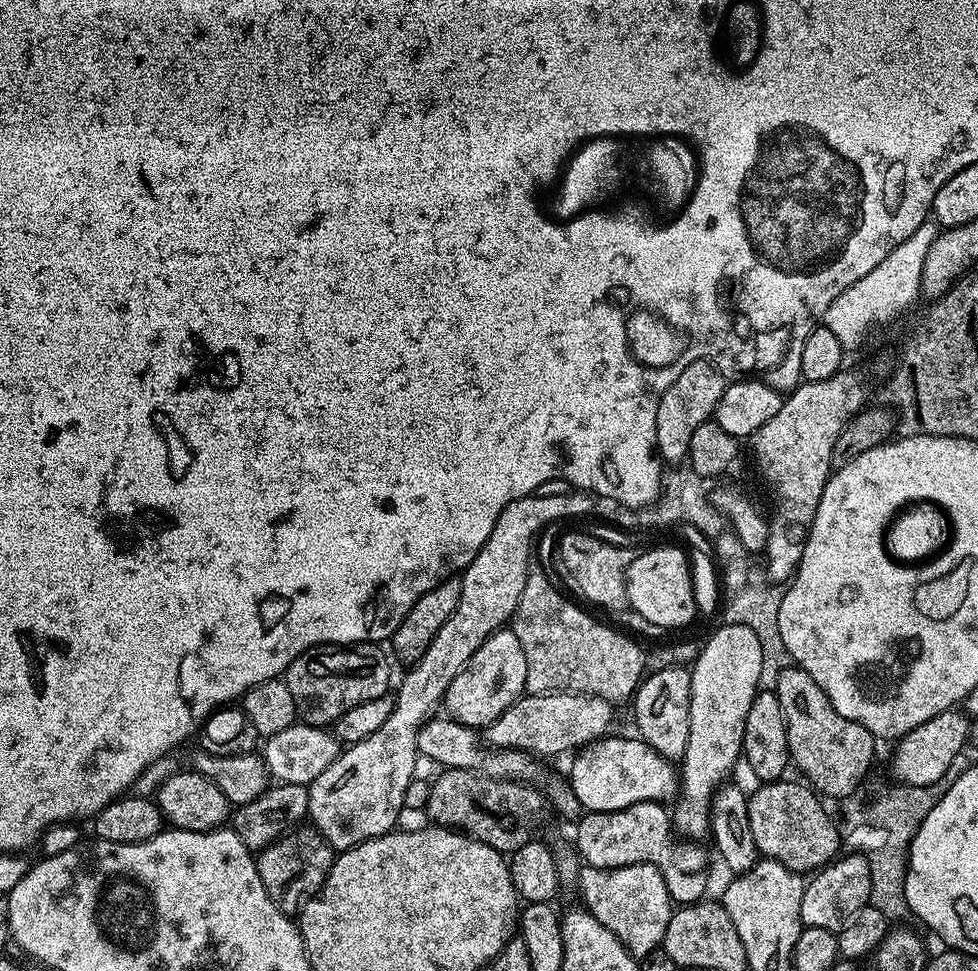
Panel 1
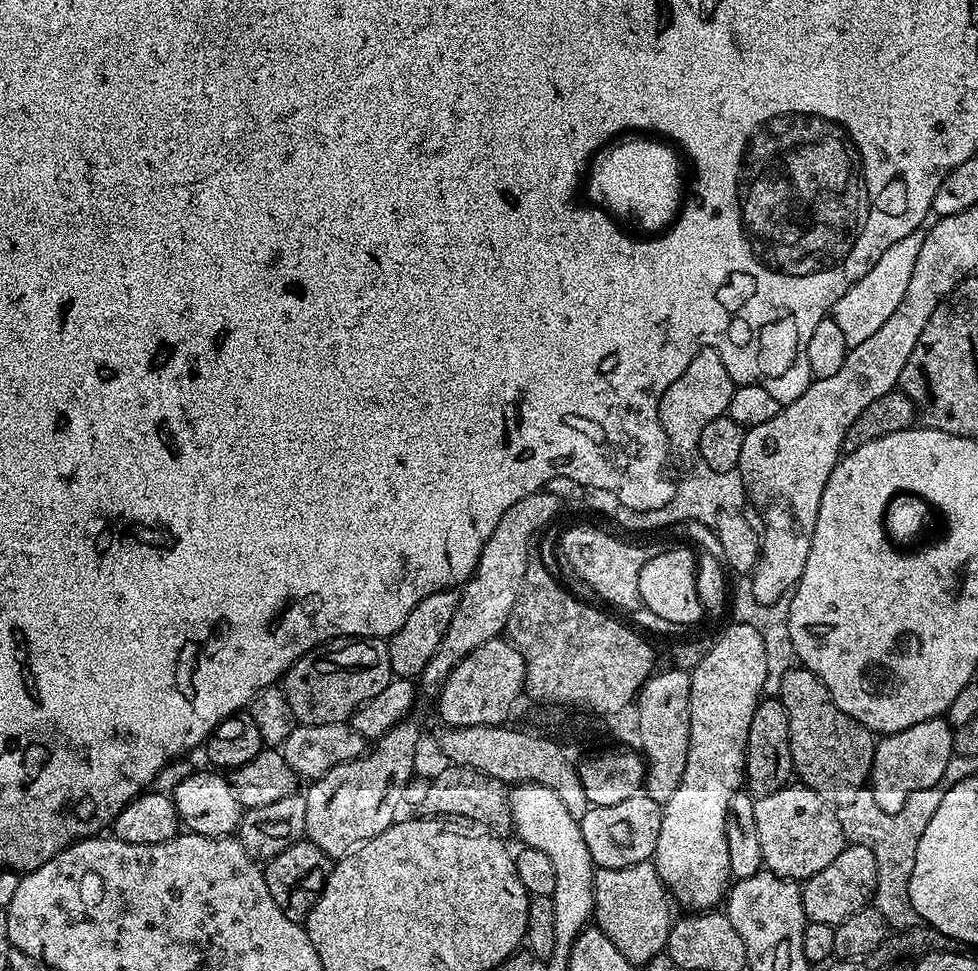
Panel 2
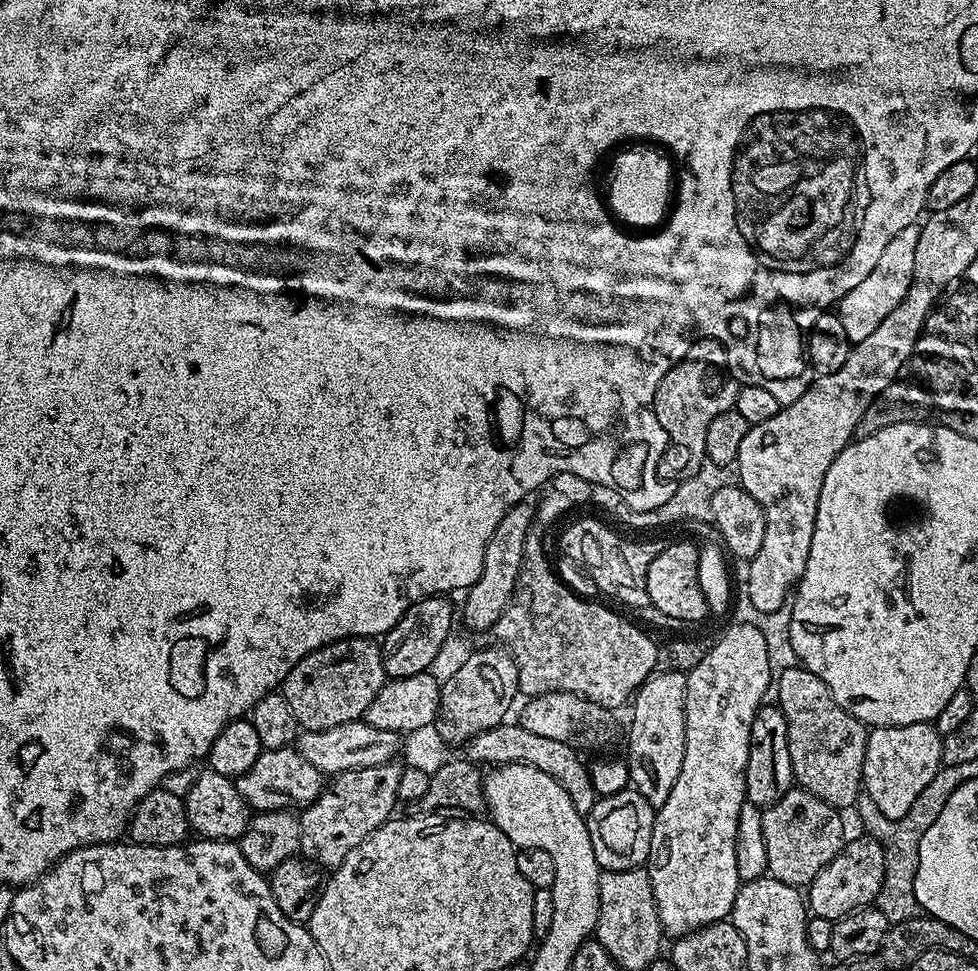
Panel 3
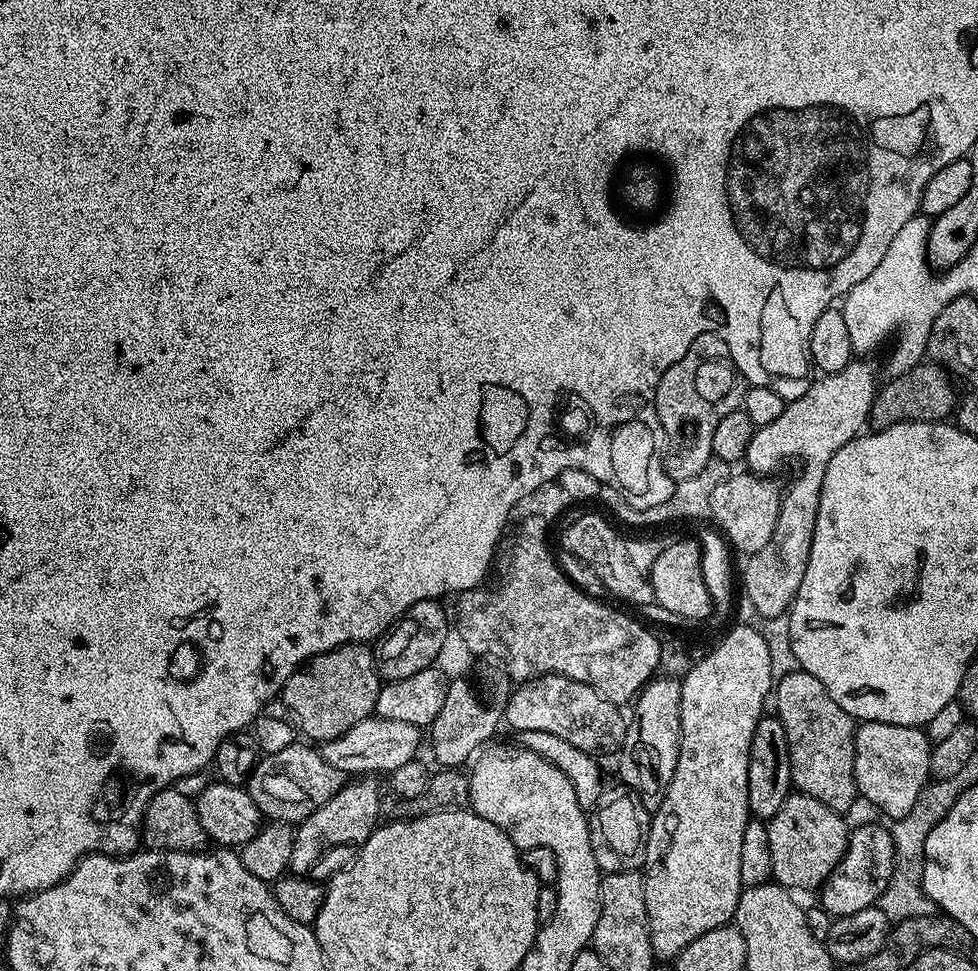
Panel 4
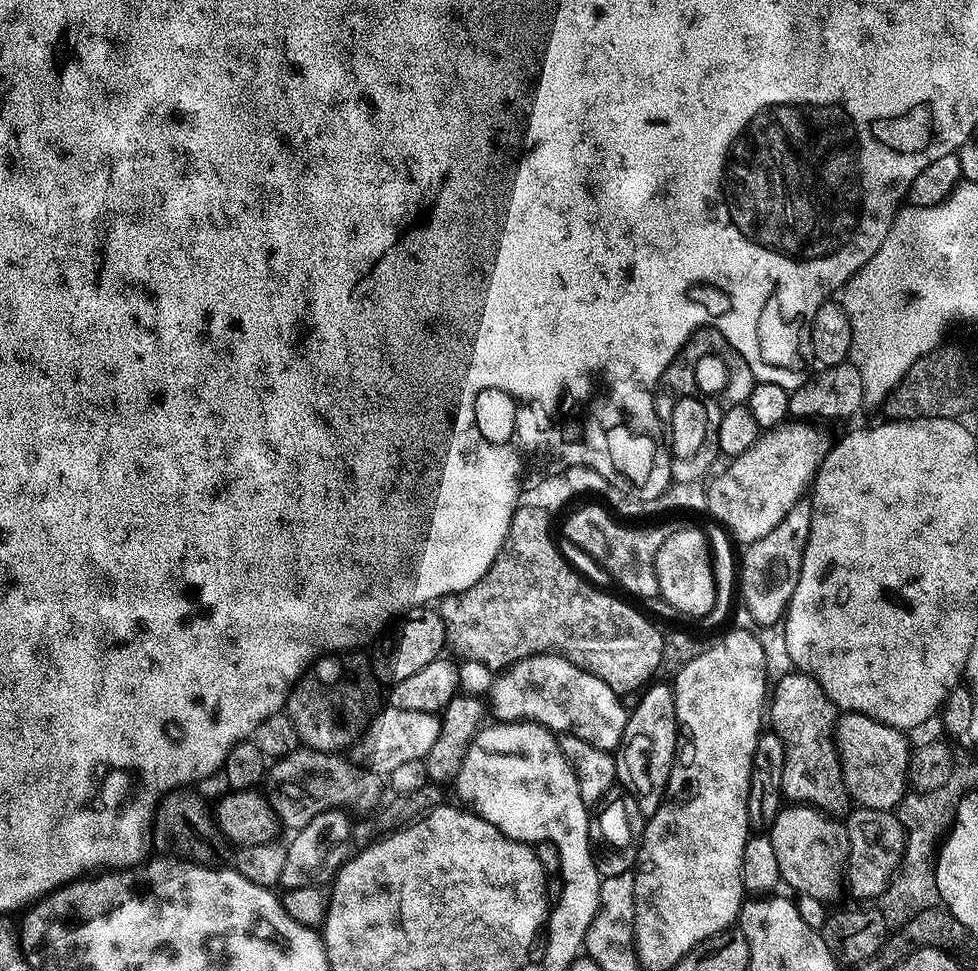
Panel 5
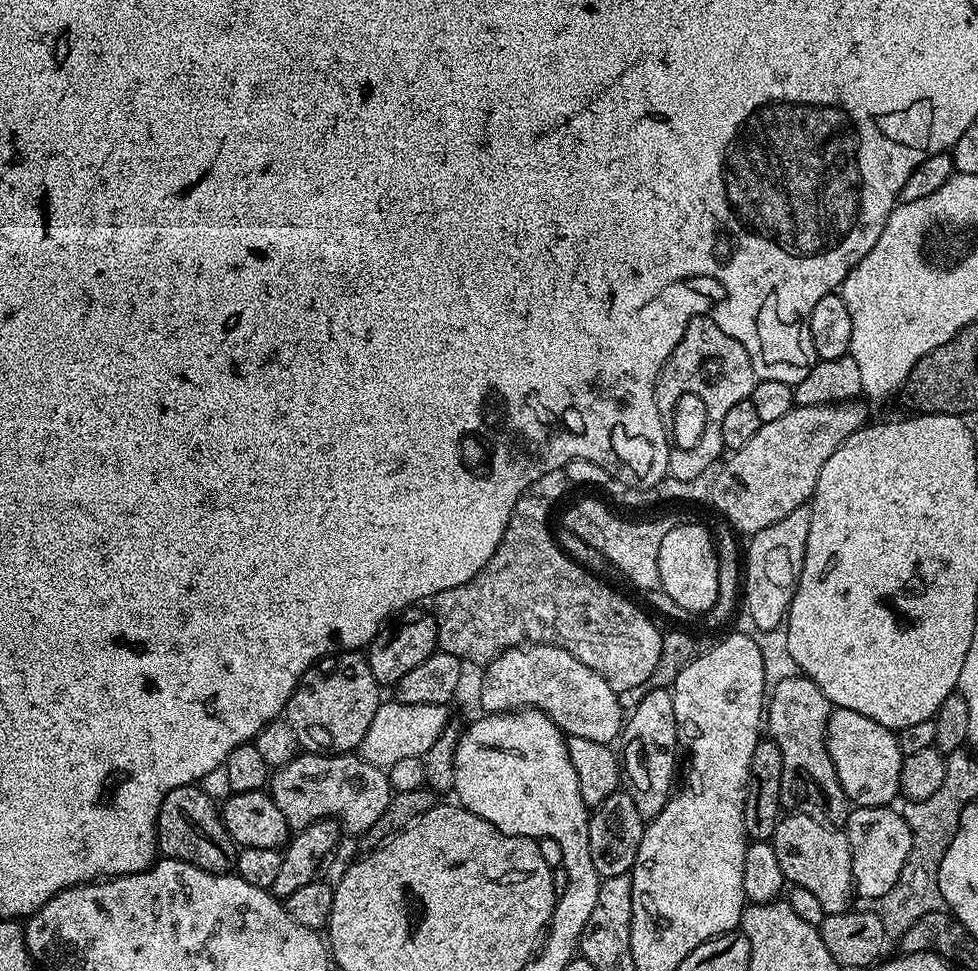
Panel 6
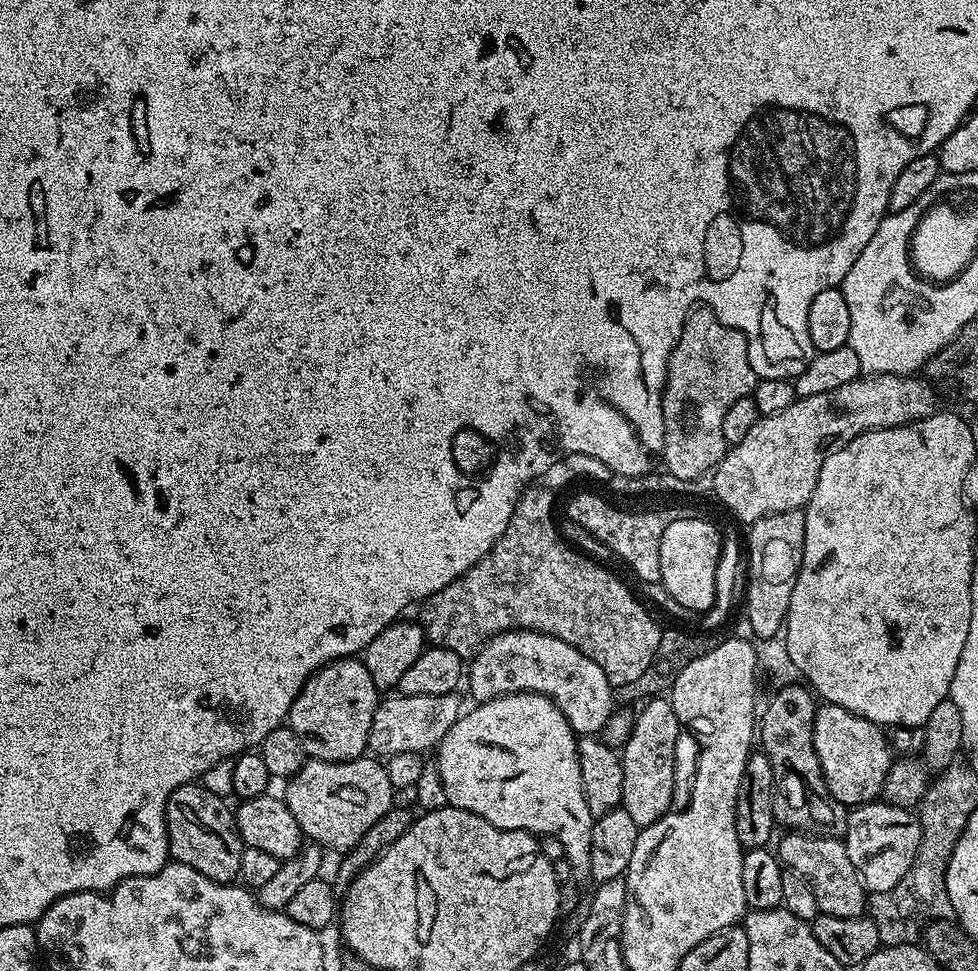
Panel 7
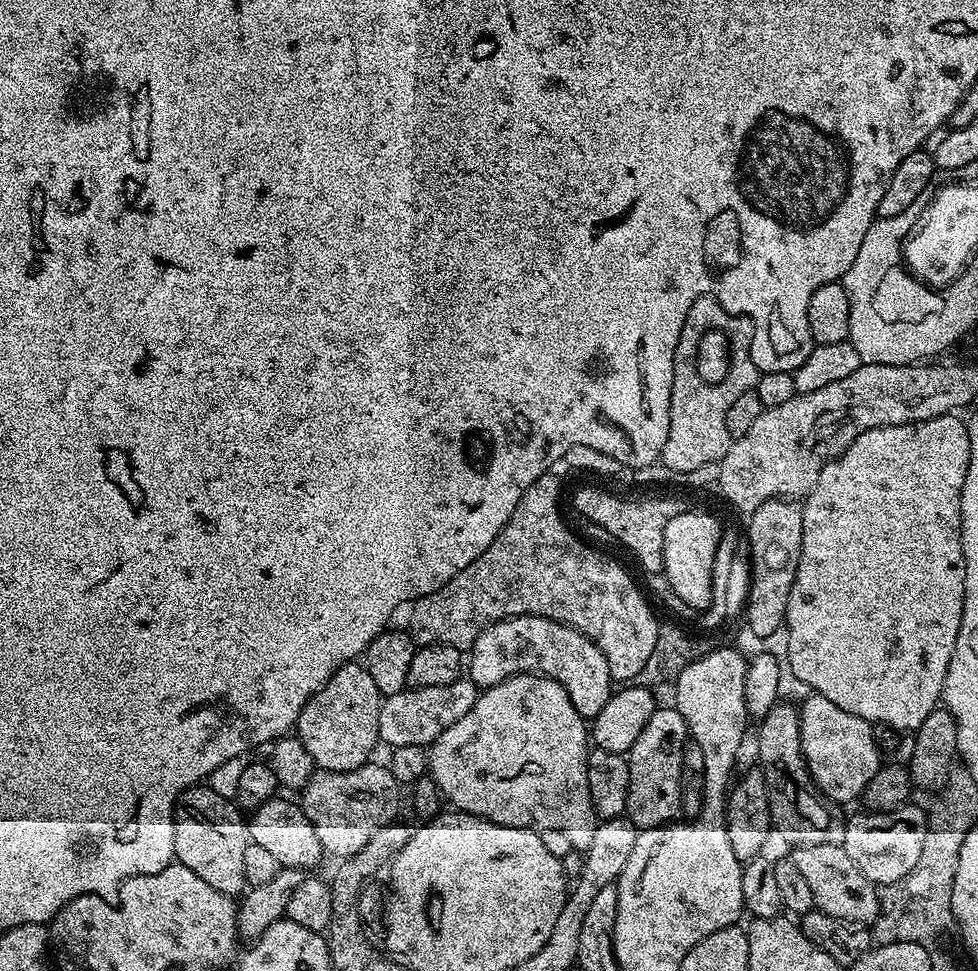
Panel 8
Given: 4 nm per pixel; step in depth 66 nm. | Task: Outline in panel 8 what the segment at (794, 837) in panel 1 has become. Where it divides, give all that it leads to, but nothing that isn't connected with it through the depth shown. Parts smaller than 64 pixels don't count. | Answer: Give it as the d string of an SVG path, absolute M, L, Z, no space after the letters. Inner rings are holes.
M819 844L818 846L793 847L790 858L802 870L802 878L810 885L810 894L814 894L814 902L819 911L825 912L830 918L843 920L845 925L871 925L880 915L881 893L877 885L871 884L850 862L850 854L846 854L844 847L838 844Z

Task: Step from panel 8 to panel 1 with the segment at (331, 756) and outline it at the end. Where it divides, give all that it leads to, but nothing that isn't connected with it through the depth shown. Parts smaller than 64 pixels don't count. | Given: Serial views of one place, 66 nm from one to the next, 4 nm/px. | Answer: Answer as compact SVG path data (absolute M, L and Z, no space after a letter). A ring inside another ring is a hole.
M372 642L355 646L321 644L294 658L282 679L290 694L294 694L297 717L305 724L332 726L346 710L354 710L354 706L362 706L362 702L370 702L370 698L389 695L392 668L388 665L389 653L380 648L383 647Z

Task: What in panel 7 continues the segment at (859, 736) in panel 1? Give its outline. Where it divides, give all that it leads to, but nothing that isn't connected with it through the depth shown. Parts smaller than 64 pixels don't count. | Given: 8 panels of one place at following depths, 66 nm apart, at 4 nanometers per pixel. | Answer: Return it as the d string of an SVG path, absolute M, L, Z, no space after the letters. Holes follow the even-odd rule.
M803 683L788 684L771 694L772 701L765 708L763 705L758 732L761 737L764 735L762 751L770 758L774 769L774 810L777 821L785 824L788 830L803 830L809 834L819 830L837 838L843 837L848 828L849 809L826 795L818 771L818 754L812 745L812 718L818 707L817 697Z

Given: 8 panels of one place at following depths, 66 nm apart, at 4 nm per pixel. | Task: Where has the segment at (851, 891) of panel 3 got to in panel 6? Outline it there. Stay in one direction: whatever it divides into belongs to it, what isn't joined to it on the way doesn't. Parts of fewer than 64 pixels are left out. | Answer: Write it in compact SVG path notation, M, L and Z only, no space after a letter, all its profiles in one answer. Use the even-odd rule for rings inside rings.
M885 806L882 808L858 808L853 807L848 813L848 822L846 831L848 834L848 841L850 842L850 854L852 855L852 883L854 885L854 892L857 897L865 896L868 902L875 902L879 896L886 894L894 886L894 882L898 882L898 874L902 870L902 866L906 862L906 858L912 849L912 831L910 826L904 820L903 815L899 811L895 812L895 807Z

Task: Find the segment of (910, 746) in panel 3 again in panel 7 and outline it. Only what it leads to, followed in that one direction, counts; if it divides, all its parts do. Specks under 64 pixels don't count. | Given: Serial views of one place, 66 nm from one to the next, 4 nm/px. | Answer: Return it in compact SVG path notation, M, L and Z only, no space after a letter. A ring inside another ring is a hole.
M824 702L812 718L812 745L818 754L823 787L832 800L846 806L873 803L883 793L894 759L888 749L885 729L842 706Z

